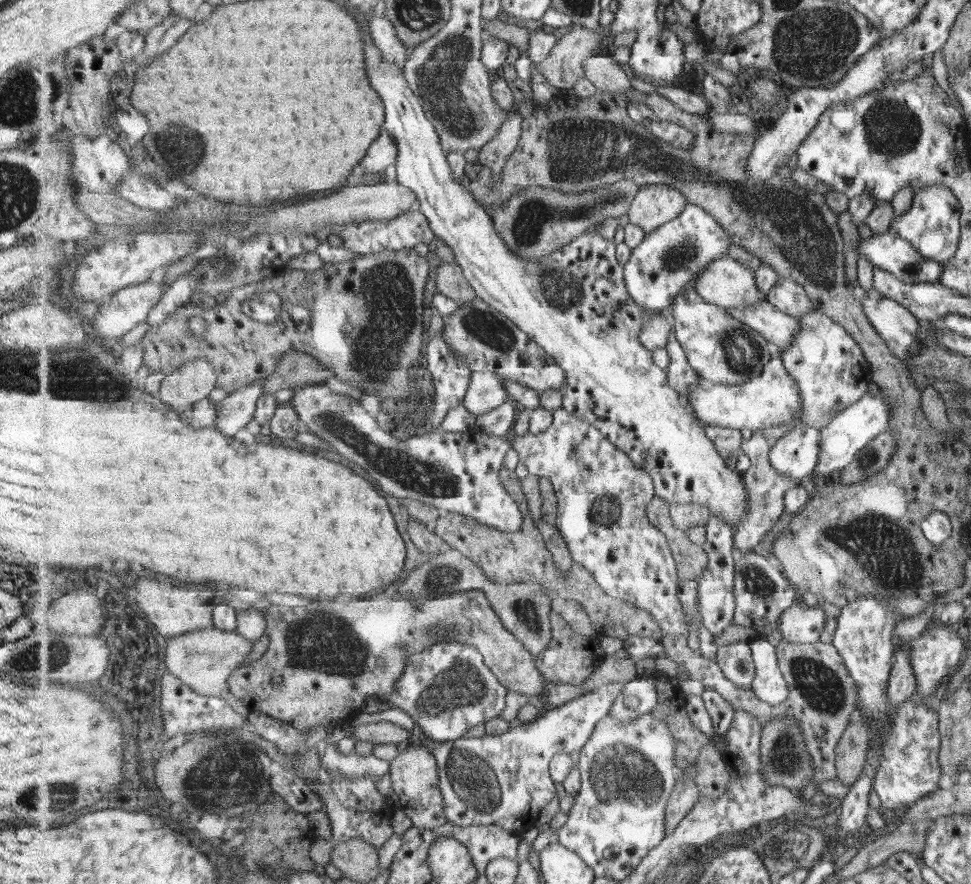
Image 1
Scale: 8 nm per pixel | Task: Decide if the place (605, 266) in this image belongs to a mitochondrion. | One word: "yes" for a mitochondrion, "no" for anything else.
no

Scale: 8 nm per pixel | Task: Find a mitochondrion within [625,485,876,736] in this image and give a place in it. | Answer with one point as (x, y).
(821, 687)

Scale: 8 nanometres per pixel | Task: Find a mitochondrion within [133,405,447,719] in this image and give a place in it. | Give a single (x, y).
(310, 644)

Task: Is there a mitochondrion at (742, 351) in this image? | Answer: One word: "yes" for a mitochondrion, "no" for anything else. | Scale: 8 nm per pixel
yes

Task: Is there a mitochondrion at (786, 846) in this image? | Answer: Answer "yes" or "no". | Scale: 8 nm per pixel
yes

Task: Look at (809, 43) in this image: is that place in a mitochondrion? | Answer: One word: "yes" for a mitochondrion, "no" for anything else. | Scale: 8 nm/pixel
yes

